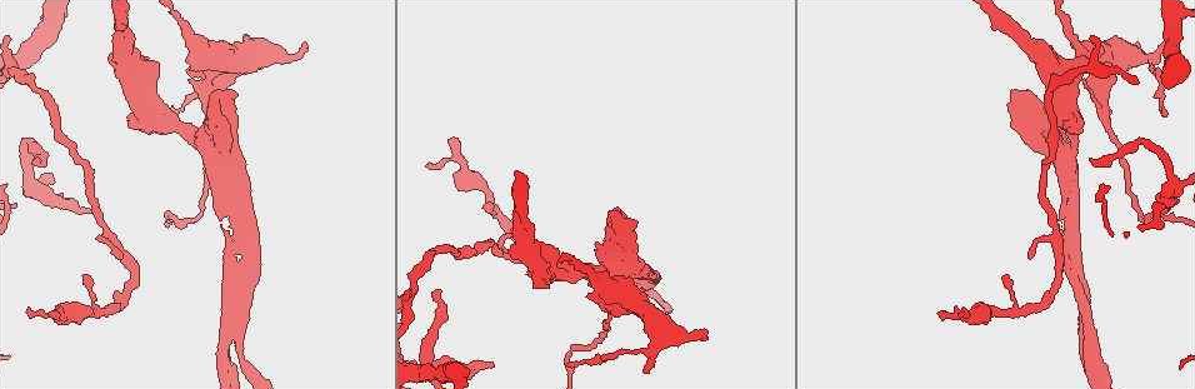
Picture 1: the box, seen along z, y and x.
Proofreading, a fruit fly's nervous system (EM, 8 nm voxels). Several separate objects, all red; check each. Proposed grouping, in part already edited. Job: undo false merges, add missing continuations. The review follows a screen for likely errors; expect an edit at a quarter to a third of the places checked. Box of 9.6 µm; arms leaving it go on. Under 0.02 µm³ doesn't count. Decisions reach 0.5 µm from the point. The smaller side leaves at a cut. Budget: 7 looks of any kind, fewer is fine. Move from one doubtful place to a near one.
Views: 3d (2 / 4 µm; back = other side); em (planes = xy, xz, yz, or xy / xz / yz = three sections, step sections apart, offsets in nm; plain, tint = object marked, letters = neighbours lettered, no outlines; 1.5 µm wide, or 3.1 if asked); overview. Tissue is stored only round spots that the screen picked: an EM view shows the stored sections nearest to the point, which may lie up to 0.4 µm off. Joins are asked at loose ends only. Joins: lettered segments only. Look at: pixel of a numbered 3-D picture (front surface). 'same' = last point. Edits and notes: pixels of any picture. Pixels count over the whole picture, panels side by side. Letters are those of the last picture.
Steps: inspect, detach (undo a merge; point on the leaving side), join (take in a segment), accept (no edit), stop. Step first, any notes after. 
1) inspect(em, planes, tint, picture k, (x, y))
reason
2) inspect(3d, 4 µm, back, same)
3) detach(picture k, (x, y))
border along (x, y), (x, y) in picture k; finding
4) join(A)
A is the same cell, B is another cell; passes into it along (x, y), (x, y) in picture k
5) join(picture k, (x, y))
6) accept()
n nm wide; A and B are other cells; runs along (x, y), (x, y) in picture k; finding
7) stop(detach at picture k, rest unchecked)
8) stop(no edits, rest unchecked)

inspect(em, xz, step 8, plain, picture 1, (1093, 160))
free end

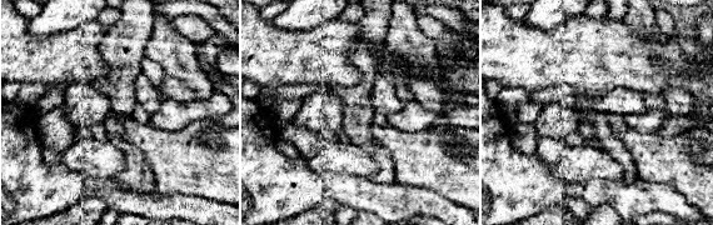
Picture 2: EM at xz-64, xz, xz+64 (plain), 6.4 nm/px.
inspect(em, xz, step 8, letters, same)

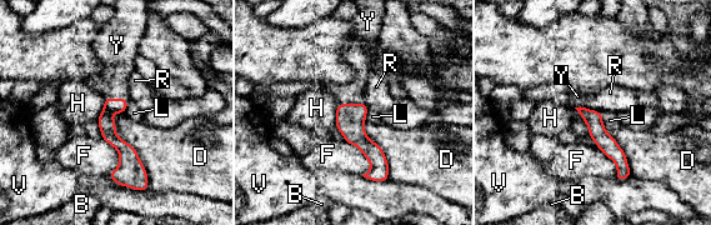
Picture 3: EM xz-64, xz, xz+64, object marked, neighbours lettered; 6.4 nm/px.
join(Y)
Y is the same cell, B, D, F, H, L, R and V are other cells; passes into it along (350, 118), (350, 103), (353, 91) in picture 3; it goes on there

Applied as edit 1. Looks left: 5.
inspect(overview)

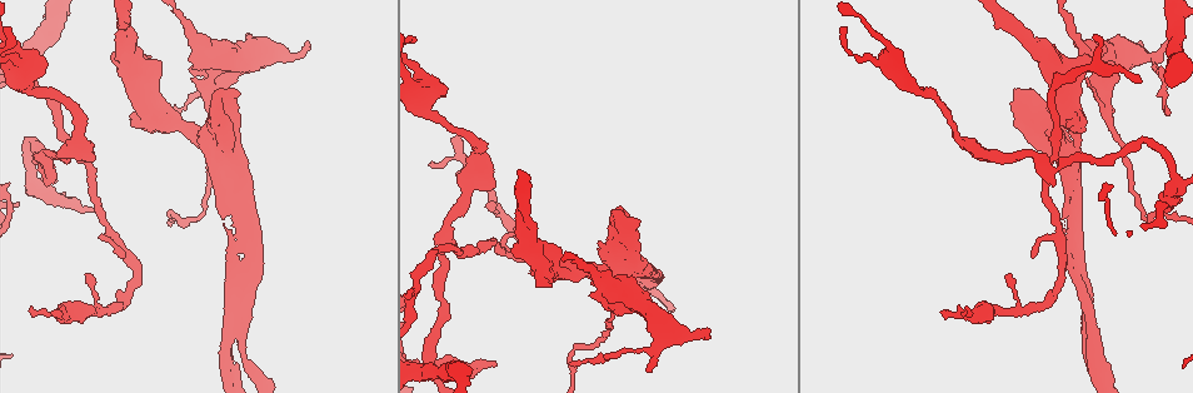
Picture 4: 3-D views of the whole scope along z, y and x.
inspect(3d, 4 µm, back, picture 4, (176, 123))
sudden change in width

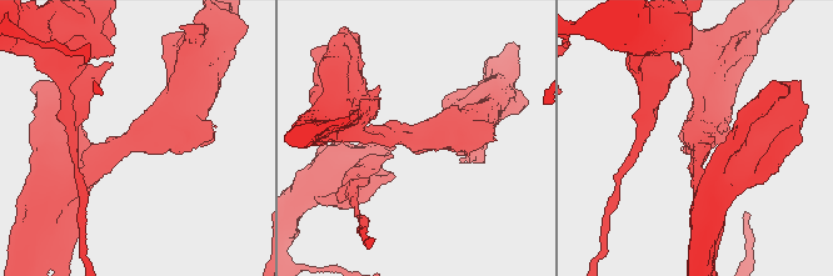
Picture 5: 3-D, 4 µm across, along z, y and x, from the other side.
inspect(em, xy, step 8, tint, picture 5, (695, 138))
arms of 200, 400 nm

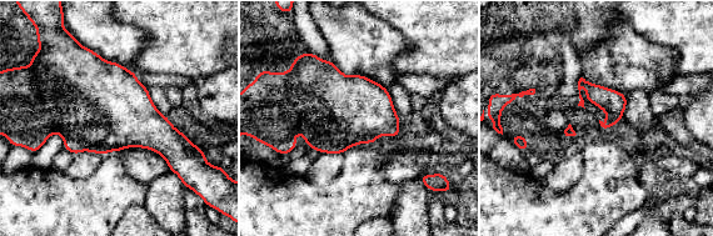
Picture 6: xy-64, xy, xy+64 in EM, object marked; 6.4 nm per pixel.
inspect(em, yz, step 4, letters, same)

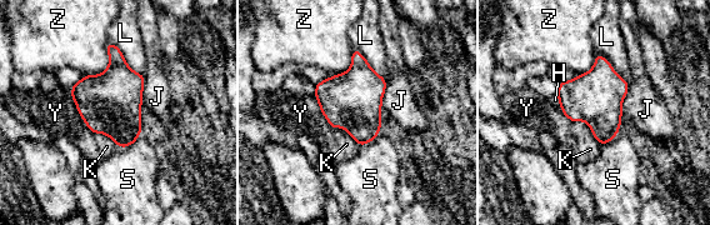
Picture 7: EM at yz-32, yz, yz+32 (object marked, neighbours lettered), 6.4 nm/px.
accept()
340 nm wide; H, J, K, L, S, Y and Z are other cells; all the same neuron

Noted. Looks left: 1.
inspect(em, planes, letters, picture 4, (238, 174))
three-way junction

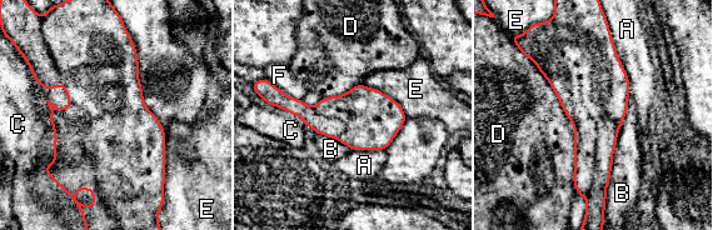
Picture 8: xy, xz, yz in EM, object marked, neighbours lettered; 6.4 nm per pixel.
detach(picture 8, (120, 141))
A, B, C, D, E and F are other cells; a second neuron is stuck on

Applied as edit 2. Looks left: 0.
stop(join at picture 3, detach at picture 8, rest unchecked)

